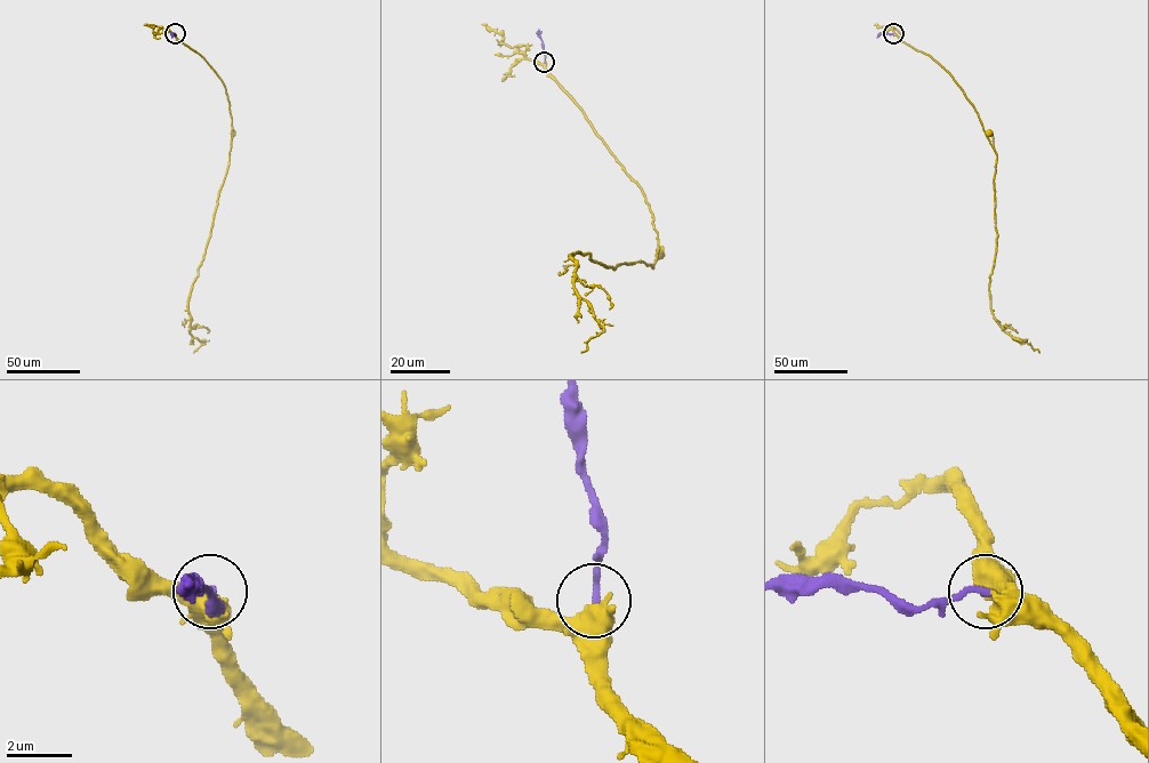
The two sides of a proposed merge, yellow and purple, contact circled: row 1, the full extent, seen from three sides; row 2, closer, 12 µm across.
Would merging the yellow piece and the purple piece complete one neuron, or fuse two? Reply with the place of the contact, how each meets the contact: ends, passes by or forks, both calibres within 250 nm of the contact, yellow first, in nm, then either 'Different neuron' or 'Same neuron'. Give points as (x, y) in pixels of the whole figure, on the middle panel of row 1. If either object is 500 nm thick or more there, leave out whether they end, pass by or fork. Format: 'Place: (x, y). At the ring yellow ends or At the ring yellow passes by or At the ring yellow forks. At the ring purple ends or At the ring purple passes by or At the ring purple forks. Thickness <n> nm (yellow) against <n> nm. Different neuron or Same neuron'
Place: (544, 62). At the ring yellow passes by. At the ring purple ends. Thickness 360 nm (yellow) against 190 nm. Same neuron

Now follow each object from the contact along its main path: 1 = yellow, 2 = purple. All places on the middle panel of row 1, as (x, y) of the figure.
1: (544, 62), (545, 70), (640, 186), (657, 232), (655, 259), (660, 253)
2: (544, 62), (539, 30)

